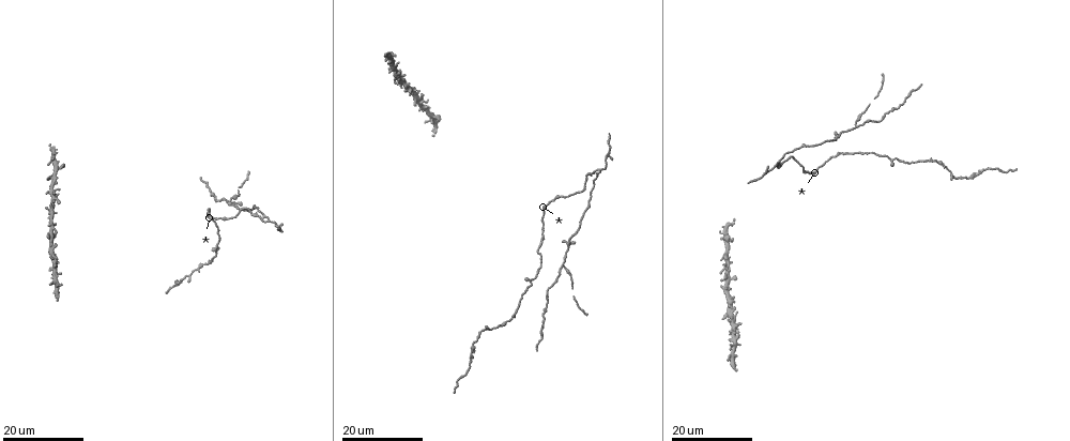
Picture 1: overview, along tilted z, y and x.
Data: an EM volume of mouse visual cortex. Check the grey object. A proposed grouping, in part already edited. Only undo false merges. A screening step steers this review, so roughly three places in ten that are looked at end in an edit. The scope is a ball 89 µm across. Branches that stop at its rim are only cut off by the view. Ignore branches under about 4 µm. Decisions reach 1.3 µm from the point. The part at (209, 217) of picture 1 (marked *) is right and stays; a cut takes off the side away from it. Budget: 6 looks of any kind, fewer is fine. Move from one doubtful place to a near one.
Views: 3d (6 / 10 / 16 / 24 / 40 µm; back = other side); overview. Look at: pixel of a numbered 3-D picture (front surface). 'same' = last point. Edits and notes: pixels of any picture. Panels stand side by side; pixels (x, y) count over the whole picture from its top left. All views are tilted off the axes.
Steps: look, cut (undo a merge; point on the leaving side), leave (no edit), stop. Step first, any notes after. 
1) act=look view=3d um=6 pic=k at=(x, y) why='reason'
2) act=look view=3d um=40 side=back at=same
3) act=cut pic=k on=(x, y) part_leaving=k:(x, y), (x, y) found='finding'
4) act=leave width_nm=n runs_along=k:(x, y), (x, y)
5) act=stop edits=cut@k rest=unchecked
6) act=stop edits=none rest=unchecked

act=look view=3d um=24 pic=1 at=(569, 248) why='four arms meet'

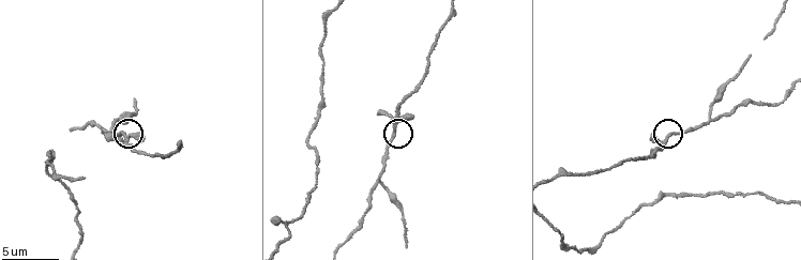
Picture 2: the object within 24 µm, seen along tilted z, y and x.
act=look view=3d um=6 pic=2 at=(666, 140) why='zoom in'

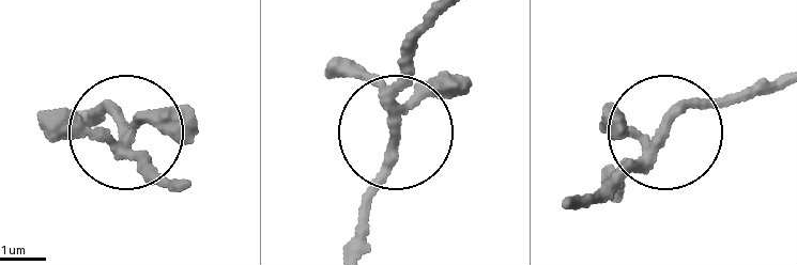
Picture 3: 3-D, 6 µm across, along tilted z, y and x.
act=look view=3d um=6 side=back pic=3 at=(663, 135)

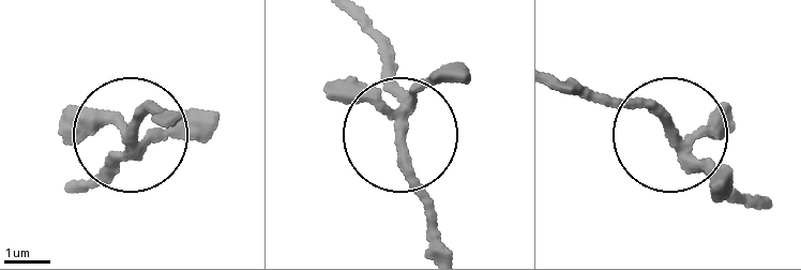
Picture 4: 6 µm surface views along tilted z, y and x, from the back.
act=leave arms=4 runs_along=4:(86, 180), (121, 152), (139, 109), (176, 115) found='continuous, no second neuron'

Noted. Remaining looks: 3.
act=look view=3d um=10 pic=2 at=(714, 117) why='branch point'

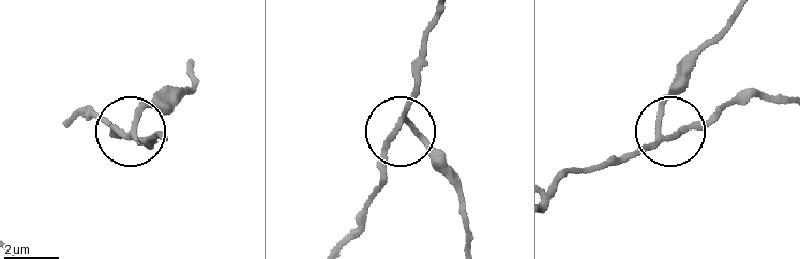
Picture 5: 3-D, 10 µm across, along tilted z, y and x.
act=look view=3d um=6 pic=5 at=(394, 131) why='zoom in'

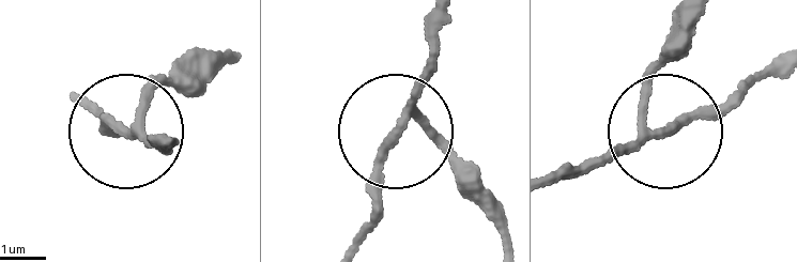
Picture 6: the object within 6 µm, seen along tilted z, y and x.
act=leave width_nm=180 runs_along=6:(168, 144), (134, 134), (147, 93), (216, 58) found='all the same neuron'

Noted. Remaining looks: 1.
act=stop edits=none rest=unchecked

